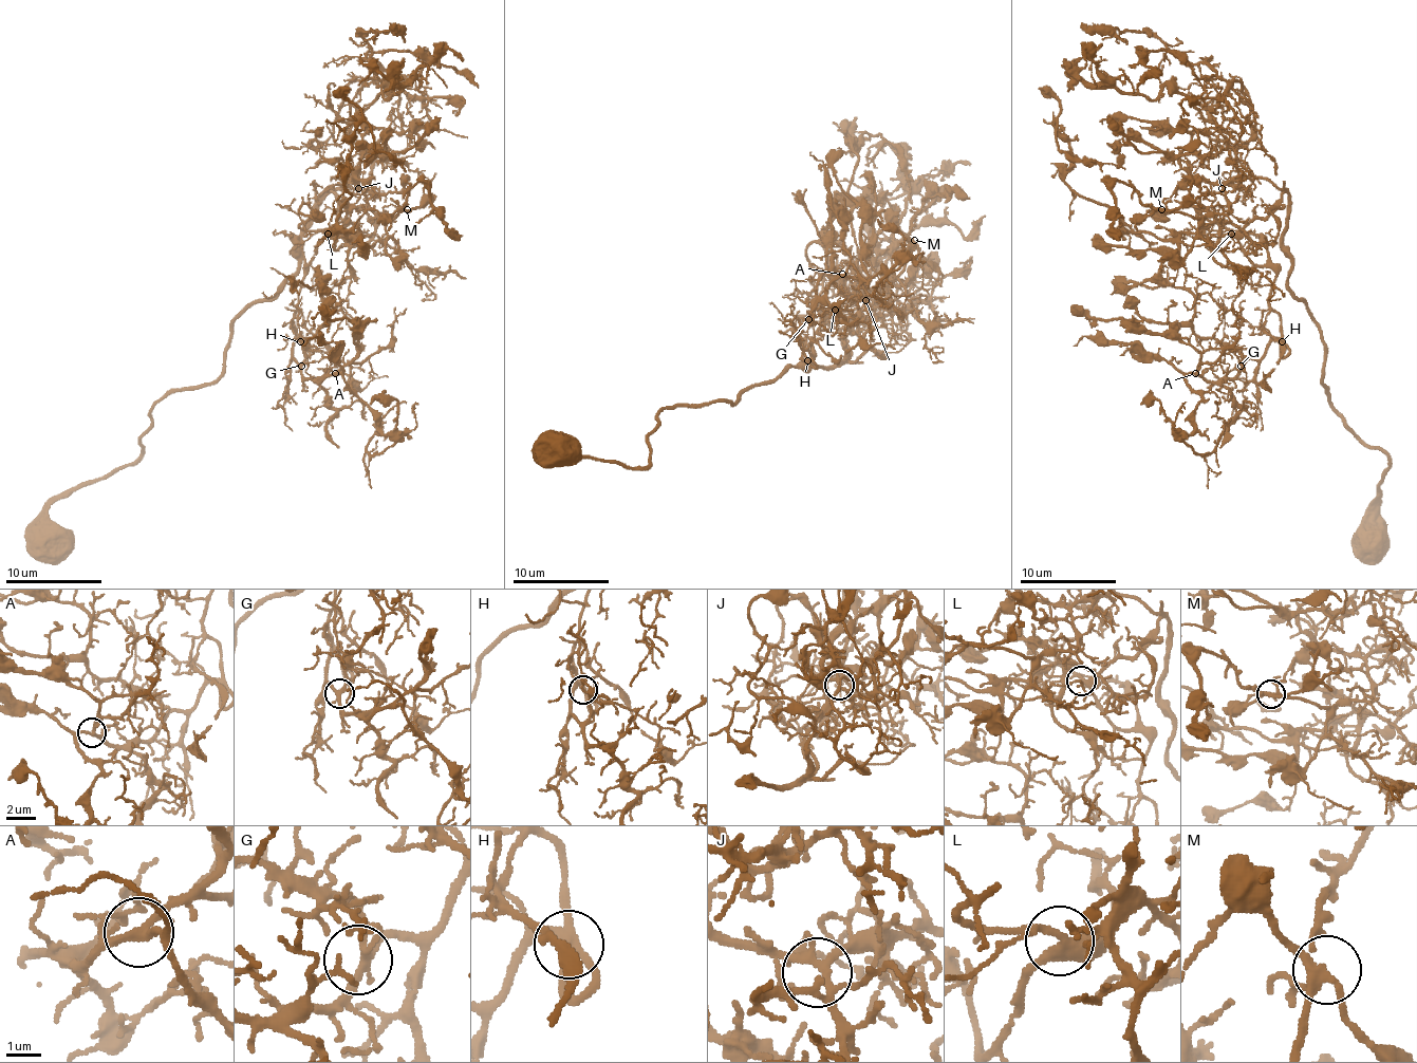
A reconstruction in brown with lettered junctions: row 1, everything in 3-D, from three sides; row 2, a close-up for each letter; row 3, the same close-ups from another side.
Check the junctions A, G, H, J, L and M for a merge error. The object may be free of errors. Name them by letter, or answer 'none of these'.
none of these

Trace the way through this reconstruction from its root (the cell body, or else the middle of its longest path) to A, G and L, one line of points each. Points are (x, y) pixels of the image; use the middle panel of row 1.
A: (556, 453), (645, 468), (664, 408), (835, 367), (849, 323), (830, 317), (803, 360), (799, 329), (841, 274)
G: (556, 453), (645, 468), (664, 408), (835, 367), (849, 323), (830, 317), (801, 360), (808, 319)
L: (556, 453), (645, 468), (647, 436), (664, 408), (733, 403), (786, 367), (835, 367), (849, 331), (835, 310)

